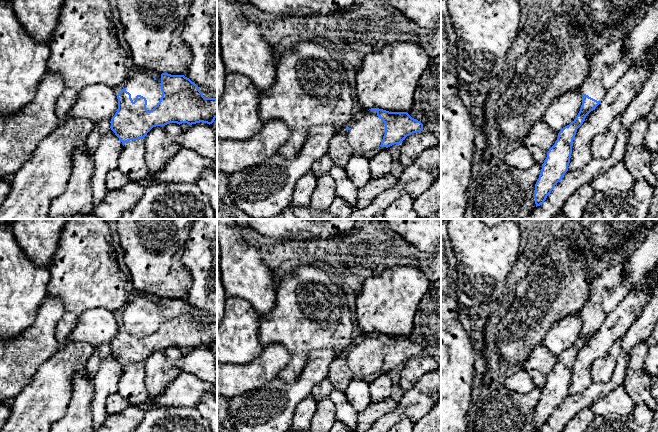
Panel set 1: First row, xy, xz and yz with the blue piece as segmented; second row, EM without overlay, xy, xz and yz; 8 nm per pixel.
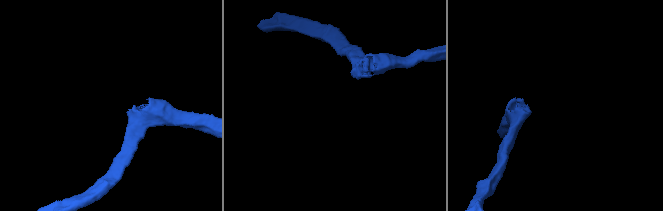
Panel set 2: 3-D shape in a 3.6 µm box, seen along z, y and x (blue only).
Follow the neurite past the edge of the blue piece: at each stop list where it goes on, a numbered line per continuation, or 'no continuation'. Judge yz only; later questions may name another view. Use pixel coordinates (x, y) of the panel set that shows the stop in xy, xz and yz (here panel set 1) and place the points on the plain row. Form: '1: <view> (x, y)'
1: yz (607, 290)

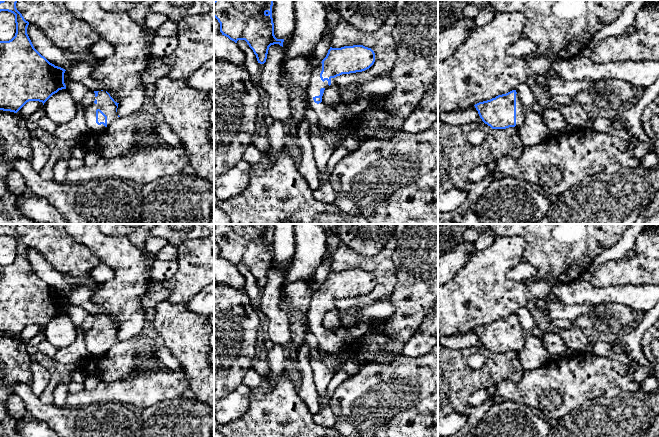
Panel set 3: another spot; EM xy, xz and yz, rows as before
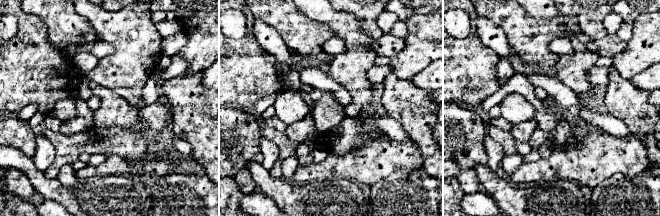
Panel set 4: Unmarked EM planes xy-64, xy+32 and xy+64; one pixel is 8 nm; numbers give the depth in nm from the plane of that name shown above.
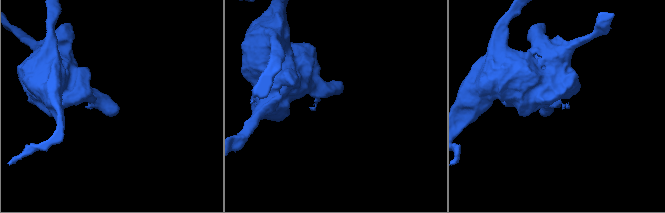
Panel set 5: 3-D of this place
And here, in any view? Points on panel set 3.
1: xy (104, 327)

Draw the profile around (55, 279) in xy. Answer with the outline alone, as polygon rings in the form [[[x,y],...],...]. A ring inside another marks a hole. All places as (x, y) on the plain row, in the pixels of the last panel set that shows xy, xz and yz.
[[[29,247],[27,258],[34,272],[50,287],[65,294],[70,291],[66,276],[52,268],[46,258],[38,250]]]

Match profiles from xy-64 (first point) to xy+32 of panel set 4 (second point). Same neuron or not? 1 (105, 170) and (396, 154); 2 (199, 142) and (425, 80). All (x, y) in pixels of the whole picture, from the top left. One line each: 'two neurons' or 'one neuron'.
1: one neuron
2: two neurons

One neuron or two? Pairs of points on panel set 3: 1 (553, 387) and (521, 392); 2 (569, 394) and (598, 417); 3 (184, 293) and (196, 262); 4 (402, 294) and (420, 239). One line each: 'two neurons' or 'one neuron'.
1: one neuron
2: two neurons
3: one neuron
4: one neuron

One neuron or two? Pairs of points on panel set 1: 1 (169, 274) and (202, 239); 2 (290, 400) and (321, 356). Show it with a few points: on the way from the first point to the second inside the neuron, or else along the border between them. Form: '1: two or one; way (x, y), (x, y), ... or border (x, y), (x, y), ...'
1: two; border (187, 238), (182, 263), (188, 269), (192, 282)
2: one; way (299, 389), (318, 367)

